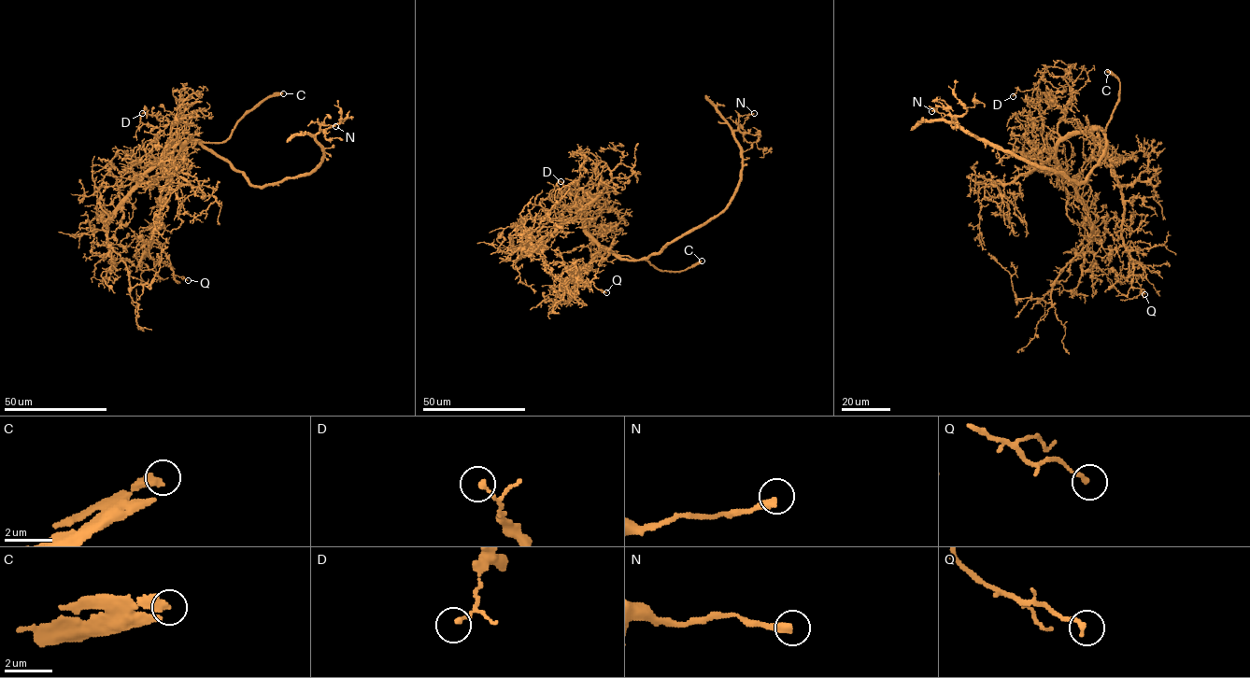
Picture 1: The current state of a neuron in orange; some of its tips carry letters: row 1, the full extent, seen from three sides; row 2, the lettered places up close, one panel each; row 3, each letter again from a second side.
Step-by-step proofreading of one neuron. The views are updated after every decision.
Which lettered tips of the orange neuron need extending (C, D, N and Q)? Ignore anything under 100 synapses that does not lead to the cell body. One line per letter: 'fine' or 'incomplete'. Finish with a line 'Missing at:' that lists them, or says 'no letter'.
C: incomplete
D: fine
N: fine
Q: fine
Missing at: C

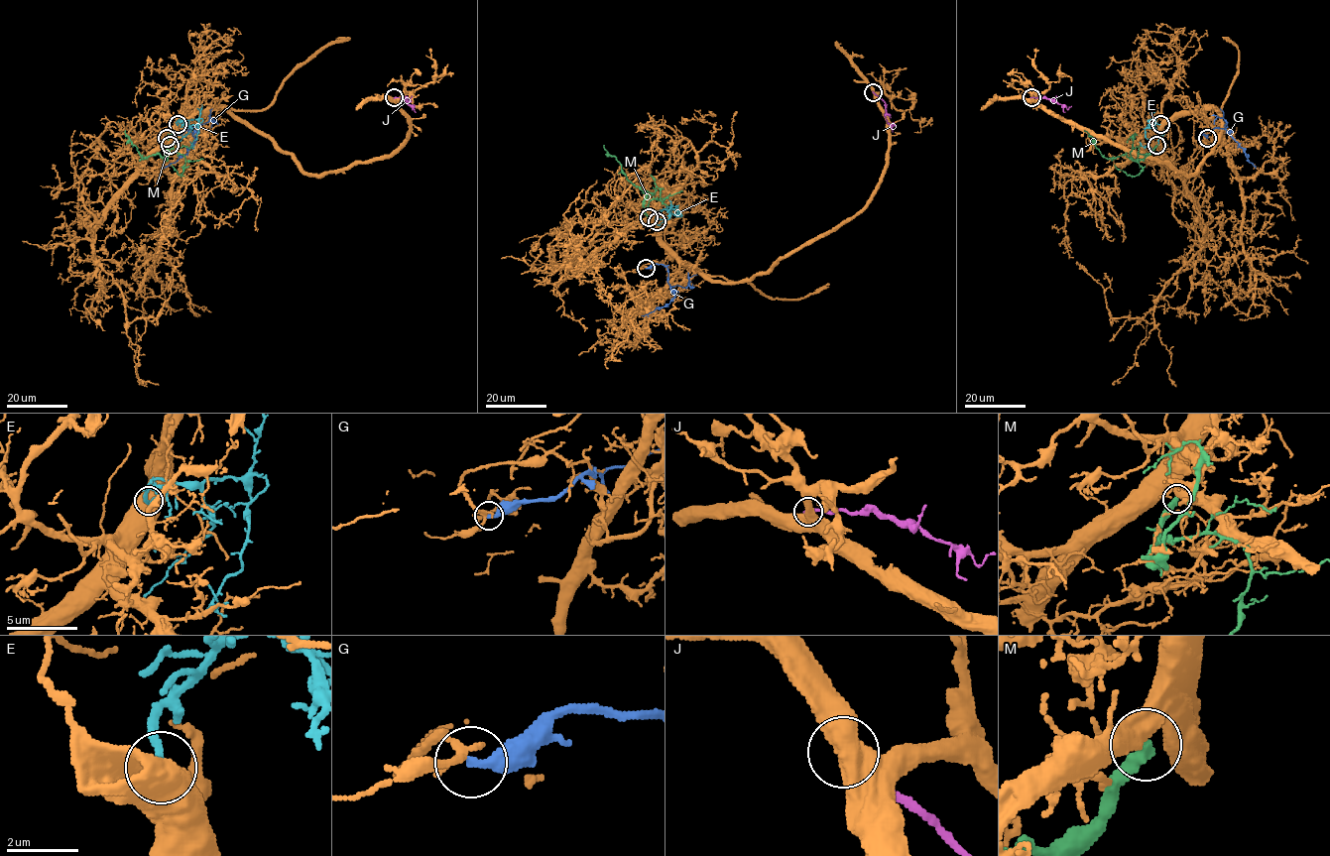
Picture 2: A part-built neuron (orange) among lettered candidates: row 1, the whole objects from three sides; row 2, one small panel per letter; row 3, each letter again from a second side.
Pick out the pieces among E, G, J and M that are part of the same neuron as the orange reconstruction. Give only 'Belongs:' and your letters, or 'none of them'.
Belongs: E

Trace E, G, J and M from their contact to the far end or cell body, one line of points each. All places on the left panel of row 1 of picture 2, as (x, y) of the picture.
E: (178, 124), (195, 119), (199, 123), (191, 147), (189, 142)
G: (167, 138), (188, 128), (195, 141), (186, 153), (163, 168)
J: (395, 97), (405, 97), (412, 109), (414, 106)
M: (170, 145), (164, 158), (167, 159), (158, 154), (143, 158), (125, 130)

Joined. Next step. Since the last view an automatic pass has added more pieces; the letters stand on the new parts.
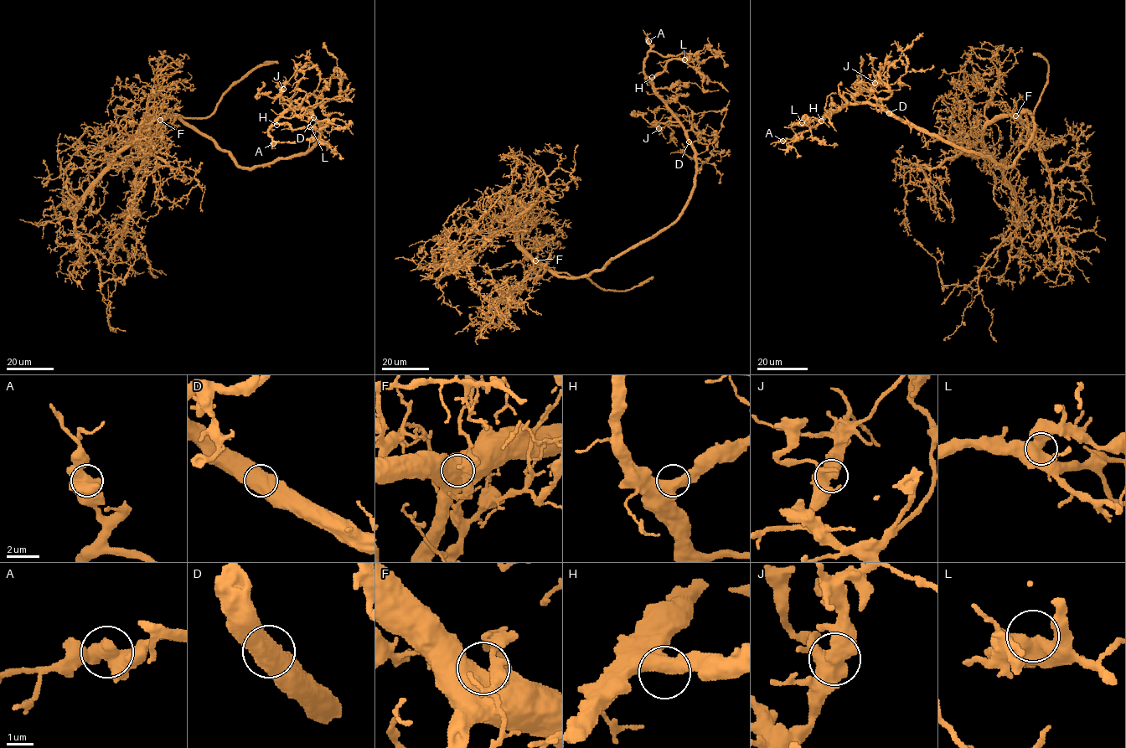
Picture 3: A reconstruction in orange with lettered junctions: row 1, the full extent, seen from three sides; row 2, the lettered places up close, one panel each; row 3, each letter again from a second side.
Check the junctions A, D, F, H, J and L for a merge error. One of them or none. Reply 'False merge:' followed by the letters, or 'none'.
False merge: none

